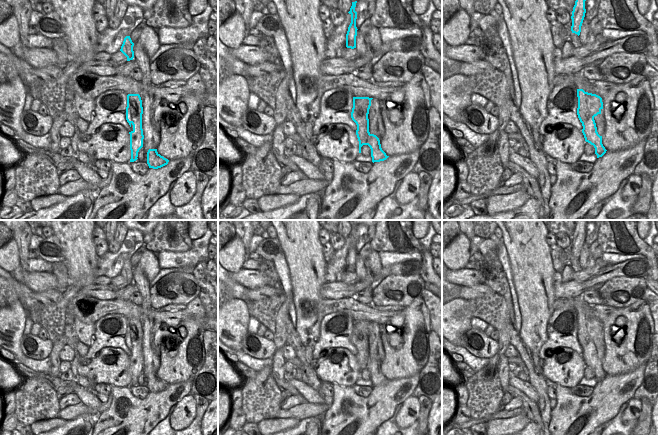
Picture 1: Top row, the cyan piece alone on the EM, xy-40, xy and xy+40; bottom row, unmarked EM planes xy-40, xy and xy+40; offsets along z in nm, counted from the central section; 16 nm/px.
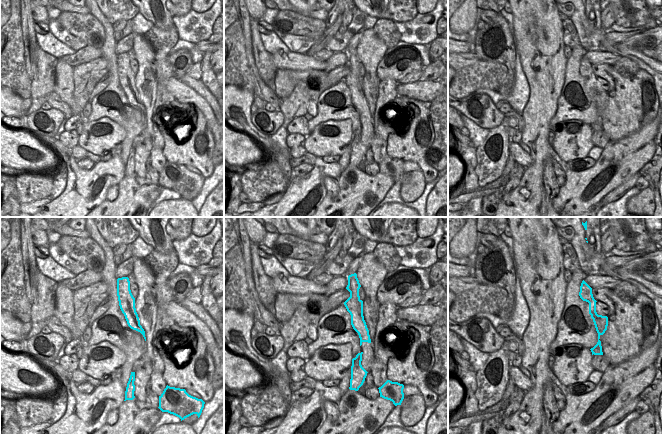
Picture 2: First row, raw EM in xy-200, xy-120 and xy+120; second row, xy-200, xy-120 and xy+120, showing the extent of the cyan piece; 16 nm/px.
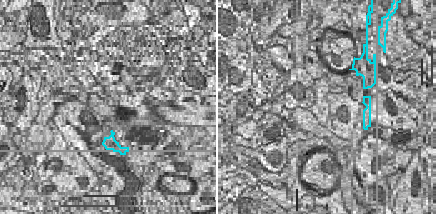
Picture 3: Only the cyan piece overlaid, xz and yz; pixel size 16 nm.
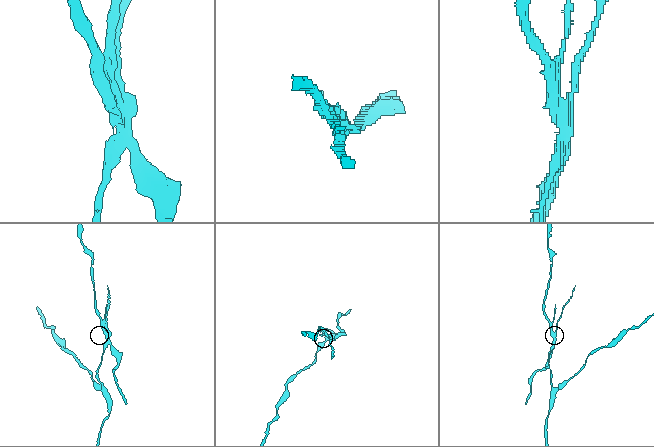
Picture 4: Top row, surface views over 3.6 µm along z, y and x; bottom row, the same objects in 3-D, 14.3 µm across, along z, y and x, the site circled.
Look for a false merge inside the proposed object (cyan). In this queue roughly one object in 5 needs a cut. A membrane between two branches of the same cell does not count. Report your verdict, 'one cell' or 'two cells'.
two cells

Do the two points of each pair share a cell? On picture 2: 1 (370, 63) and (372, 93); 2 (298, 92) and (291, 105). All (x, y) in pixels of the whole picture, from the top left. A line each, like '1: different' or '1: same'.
1: same
2: same

